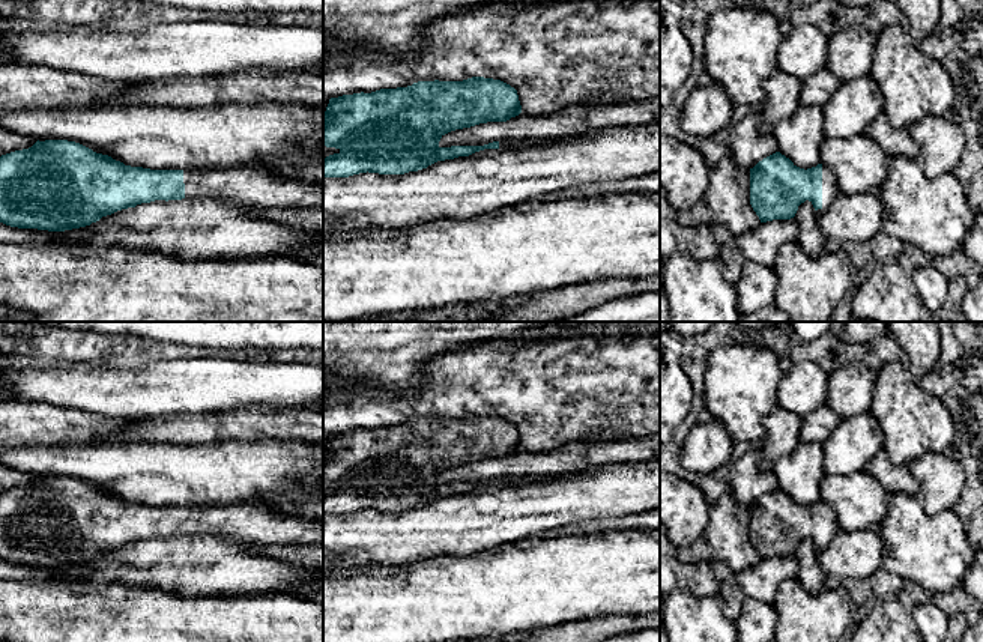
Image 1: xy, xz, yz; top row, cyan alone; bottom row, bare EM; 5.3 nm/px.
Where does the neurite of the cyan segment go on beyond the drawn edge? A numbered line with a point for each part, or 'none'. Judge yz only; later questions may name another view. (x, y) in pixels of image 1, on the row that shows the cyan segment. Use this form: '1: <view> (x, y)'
1: yz (830, 190)

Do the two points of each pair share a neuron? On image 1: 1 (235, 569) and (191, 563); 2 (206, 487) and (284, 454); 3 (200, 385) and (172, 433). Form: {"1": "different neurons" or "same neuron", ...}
{"1": "same neuron", "2": "same neuron", "3": "different neurons"}

